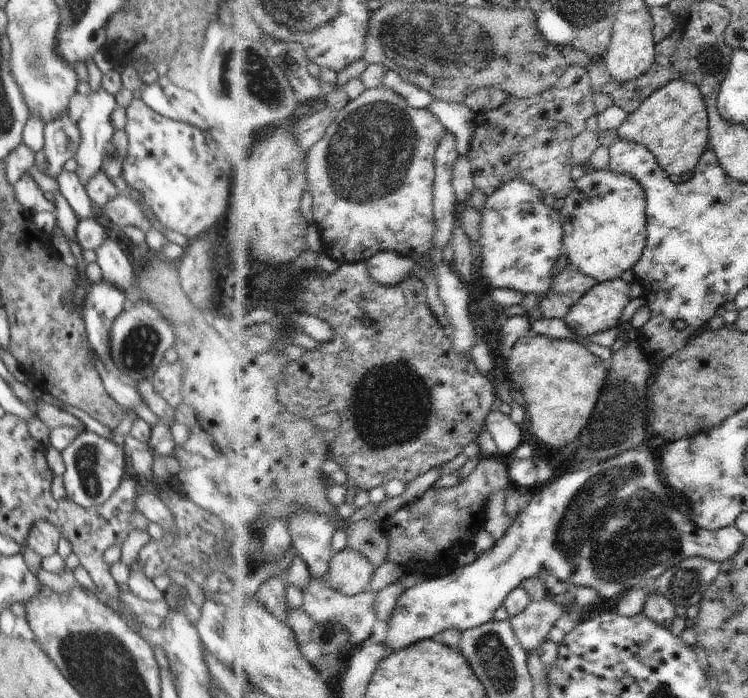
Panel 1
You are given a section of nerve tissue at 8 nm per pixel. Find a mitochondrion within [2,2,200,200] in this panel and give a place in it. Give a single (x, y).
(36, 55)

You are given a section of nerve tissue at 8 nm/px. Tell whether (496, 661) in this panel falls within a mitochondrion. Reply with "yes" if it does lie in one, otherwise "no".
yes

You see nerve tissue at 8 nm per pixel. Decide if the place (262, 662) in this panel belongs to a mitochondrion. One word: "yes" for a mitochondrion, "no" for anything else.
no

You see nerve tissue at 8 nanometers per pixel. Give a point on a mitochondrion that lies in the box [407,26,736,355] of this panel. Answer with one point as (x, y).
(710, 59)

